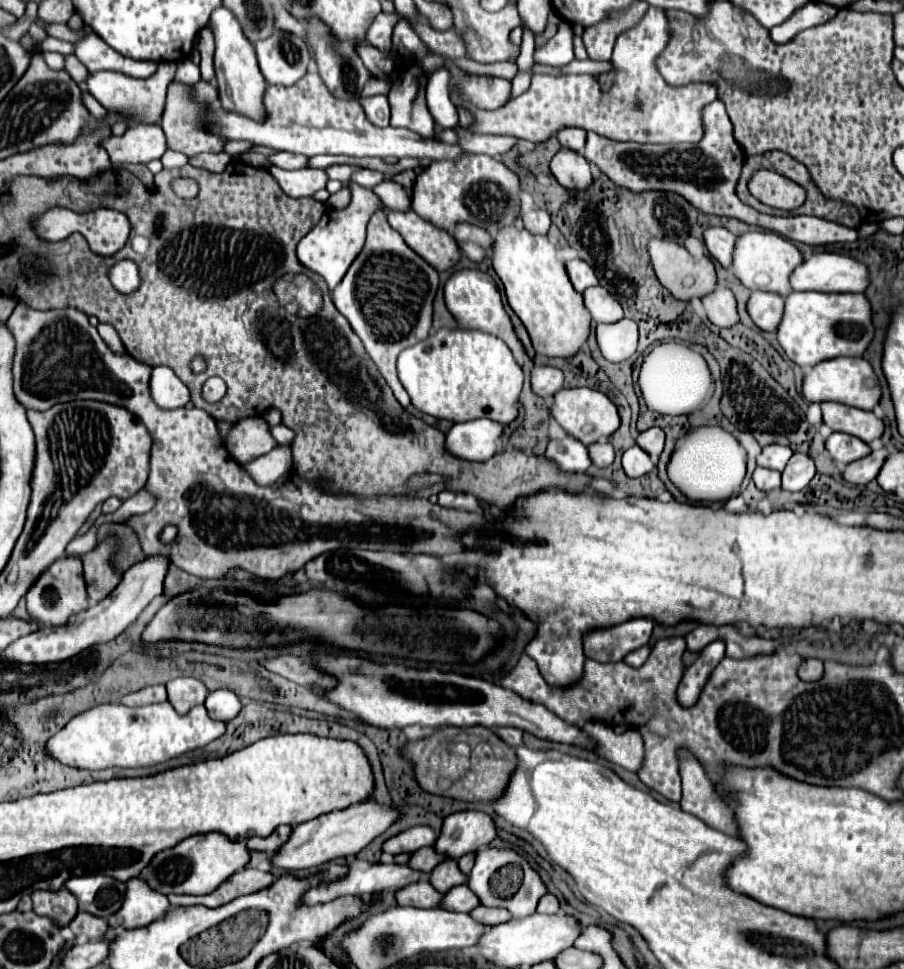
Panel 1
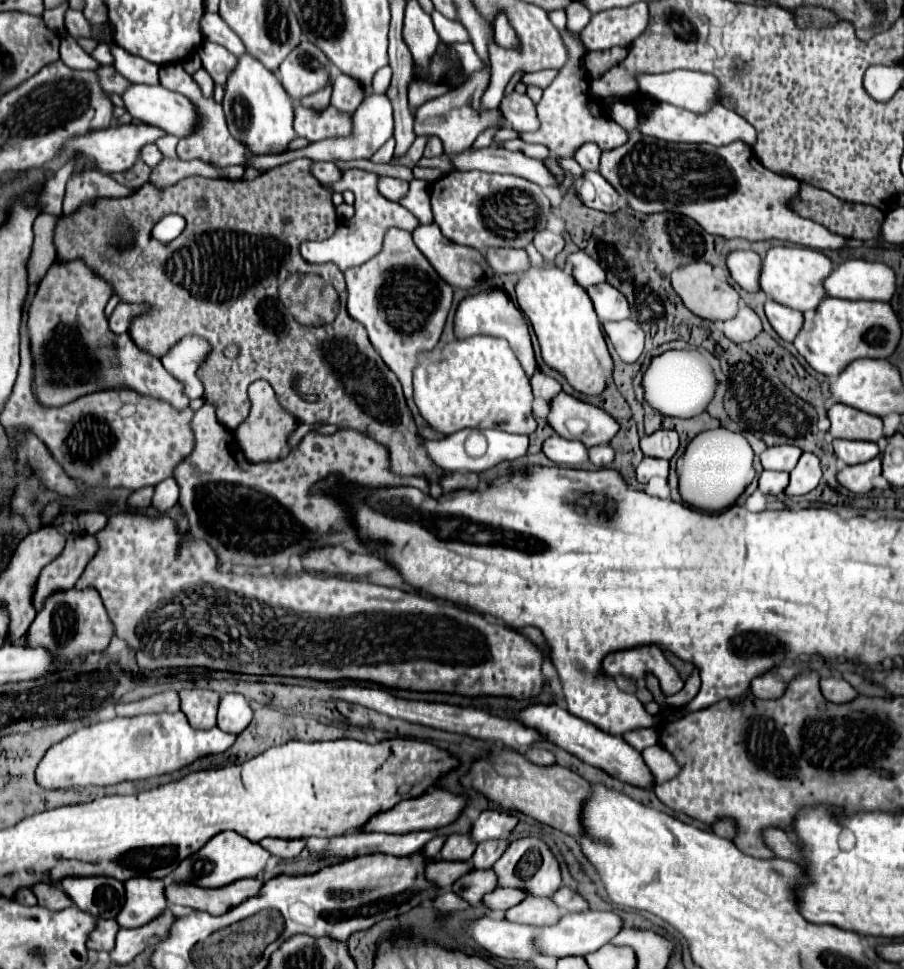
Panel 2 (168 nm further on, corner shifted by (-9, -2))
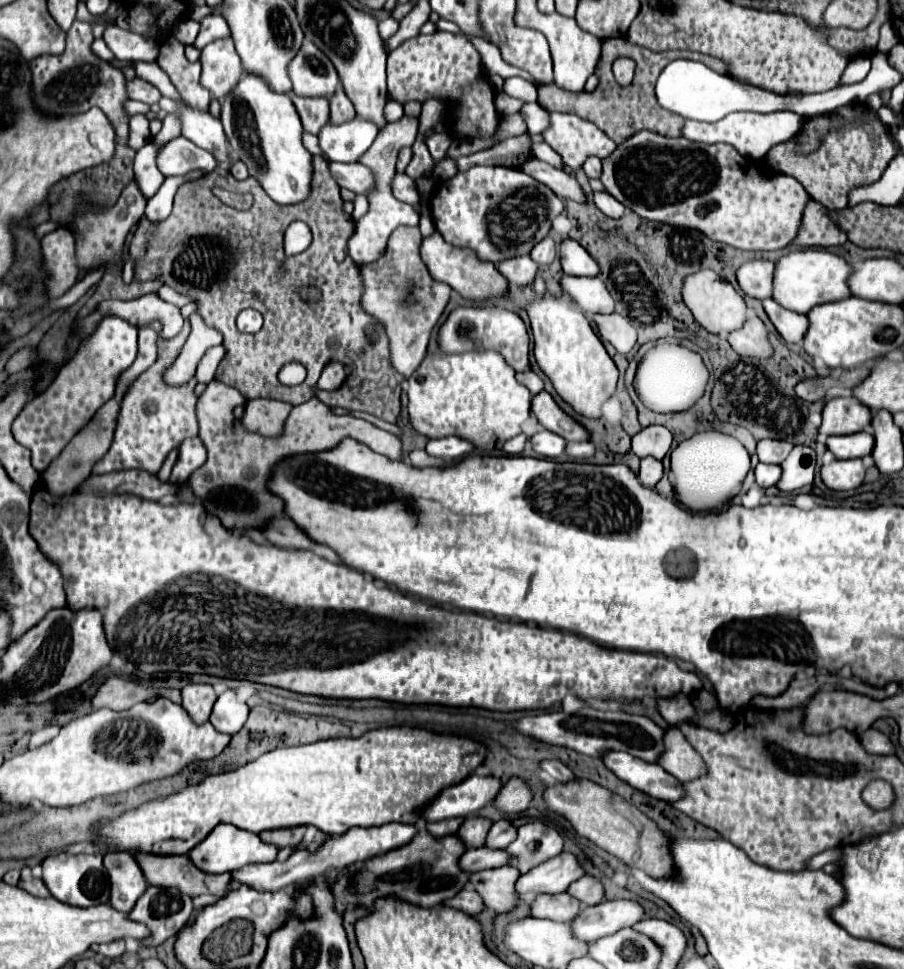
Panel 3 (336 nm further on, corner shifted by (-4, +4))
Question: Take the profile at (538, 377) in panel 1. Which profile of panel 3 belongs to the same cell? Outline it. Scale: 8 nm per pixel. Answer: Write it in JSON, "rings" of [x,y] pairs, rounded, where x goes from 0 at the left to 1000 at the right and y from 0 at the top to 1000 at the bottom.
{"rings":[[[583,381],[583,383],[579,383],[579,385],[572,385],[572,393],[579,395],[590,408],[594,408],[594,406],[601,404],[601,393],[598,393],[598,389],[596,389],[592,383],[587,383],[587,381]]]}

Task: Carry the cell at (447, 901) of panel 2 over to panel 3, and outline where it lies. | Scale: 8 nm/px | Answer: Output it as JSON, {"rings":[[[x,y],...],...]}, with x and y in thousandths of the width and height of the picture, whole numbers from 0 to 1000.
{"rings":[[[512,915],[508,924],[494,928],[494,930],[490,930],[490,932],[497,934],[497,936],[501,936],[501,938],[508,938],[508,940],[512,940],[512,942],[519,942],[519,944],[528,944],[528,942],[534,938],[534,930],[532,930],[532,926],[525,922],[523,915],[521,915],[521,917],[519,917],[519,915]]]}

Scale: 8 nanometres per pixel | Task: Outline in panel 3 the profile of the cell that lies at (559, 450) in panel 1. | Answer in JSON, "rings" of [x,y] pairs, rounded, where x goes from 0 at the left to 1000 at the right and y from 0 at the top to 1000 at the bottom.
{"rings":[[[596,445],[587,451],[587,457],[590,457],[590,463],[598,470],[598,472],[607,472],[607,474],[614,474],[618,470],[625,467],[625,453],[610,447],[610,445]]]}

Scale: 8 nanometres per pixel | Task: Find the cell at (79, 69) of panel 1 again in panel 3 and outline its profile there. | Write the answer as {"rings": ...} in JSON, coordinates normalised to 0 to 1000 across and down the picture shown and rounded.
{"rings":[[[149,79],[147,84],[140,84],[140,100],[149,102],[149,104],[158,104],[163,108],[169,108],[176,104],[178,96],[167,86]]]}

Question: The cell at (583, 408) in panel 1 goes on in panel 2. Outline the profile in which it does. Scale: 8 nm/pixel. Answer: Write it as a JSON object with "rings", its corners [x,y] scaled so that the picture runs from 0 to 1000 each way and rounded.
{"rings":[[[624,404],[617,406],[608,414],[608,426],[606,426],[604,434],[619,451],[644,455],[648,461],[673,457],[684,447],[684,437],[670,424],[666,424],[666,422],[662,422],[657,418],[650,418],[646,414],[639,414],[639,412],[635,412],[633,408],[628,408]]]}

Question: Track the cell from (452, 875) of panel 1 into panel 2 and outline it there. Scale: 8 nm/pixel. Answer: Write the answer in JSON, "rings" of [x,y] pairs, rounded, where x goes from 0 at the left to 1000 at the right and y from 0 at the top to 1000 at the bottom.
{"rings":[[[544,897],[520,899],[500,913],[500,920],[515,928],[522,936],[531,936],[538,922],[544,922],[551,915],[551,905]]]}

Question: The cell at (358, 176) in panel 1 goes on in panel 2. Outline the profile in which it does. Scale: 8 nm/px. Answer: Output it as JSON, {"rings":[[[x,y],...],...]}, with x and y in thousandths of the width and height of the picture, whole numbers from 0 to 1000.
{"rings":[[[420,183],[418,195],[427,205],[442,207],[451,199],[451,187],[442,187],[442,185],[434,185],[434,183]]]}

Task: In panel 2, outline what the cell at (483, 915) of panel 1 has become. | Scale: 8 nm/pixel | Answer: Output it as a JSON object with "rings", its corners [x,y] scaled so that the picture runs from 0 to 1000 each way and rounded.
{"rings":[[[584,926],[580,928],[580,932],[566,936],[560,942],[562,950],[582,953],[582,955],[615,955],[619,946],[622,946],[619,936],[615,936],[615,932],[608,926],[602,928]]]}

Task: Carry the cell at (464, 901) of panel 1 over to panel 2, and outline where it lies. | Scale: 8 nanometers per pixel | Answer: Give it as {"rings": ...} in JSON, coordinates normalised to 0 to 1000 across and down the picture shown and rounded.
{"rings":[[[551,915],[549,920],[544,920],[544,922],[540,922],[540,924],[535,926],[535,934],[538,934],[540,938],[549,940],[549,942],[558,942],[558,940],[562,940],[564,936],[577,932],[582,926],[584,926],[584,922],[577,920],[577,917],[566,917],[566,915],[553,917],[553,915]]]}

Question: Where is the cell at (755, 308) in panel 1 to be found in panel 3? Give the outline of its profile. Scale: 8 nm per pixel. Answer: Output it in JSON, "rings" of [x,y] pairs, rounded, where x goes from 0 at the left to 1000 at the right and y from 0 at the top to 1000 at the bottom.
{"rings":[[[844,309],[844,319],[851,325],[857,340],[862,342],[862,346],[871,354],[886,354],[888,344],[893,342],[893,327],[890,325],[873,321],[855,309]]]}

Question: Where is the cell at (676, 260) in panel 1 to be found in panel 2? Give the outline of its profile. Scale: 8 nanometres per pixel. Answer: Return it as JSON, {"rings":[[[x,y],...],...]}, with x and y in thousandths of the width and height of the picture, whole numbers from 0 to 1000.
{"rings":[[[763,271],[763,273],[748,278],[743,282],[743,296],[754,307],[757,315],[774,329],[805,331],[805,329],[812,329],[816,323],[819,304],[805,292],[799,292],[796,288],[792,288],[788,273],[783,273],[783,271]]]}

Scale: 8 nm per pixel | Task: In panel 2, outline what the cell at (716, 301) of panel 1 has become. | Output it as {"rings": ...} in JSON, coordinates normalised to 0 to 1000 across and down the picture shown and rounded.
{"rings":[[[819,315],[814,329],[808,329],[808,331],[801,333],[801,346],[814,356],[832,352],[841,344],[843,344],[841,327],[825,315]]]}

